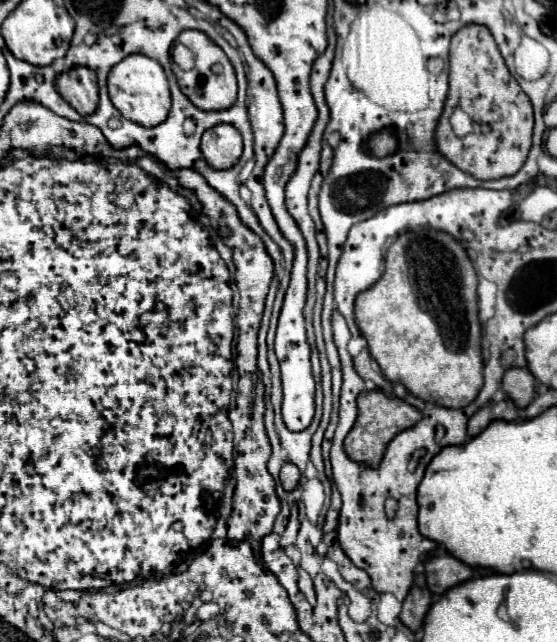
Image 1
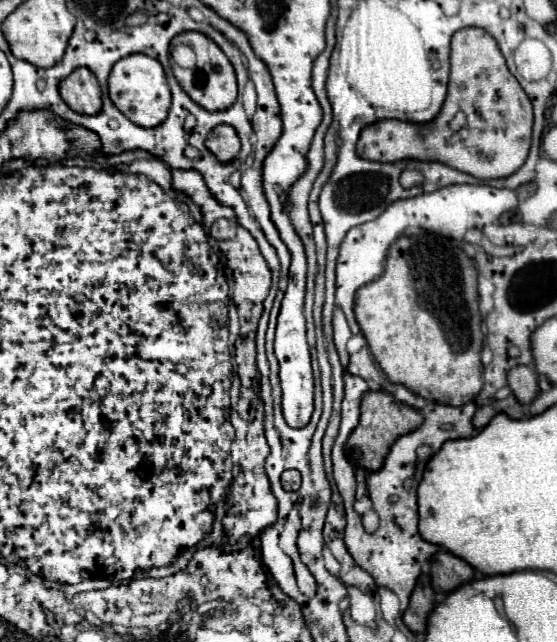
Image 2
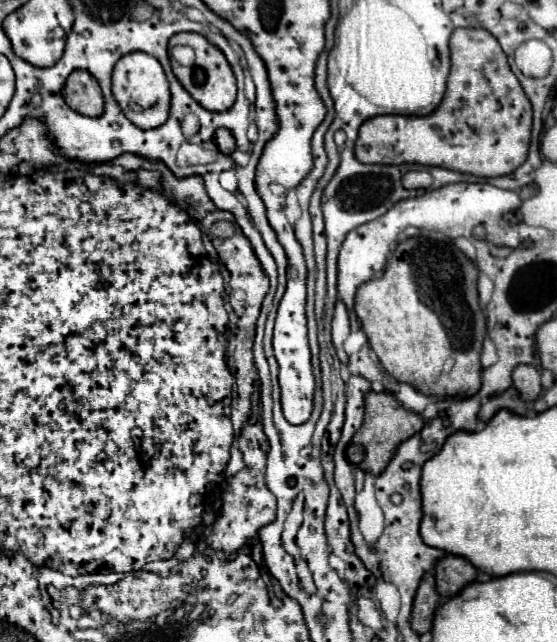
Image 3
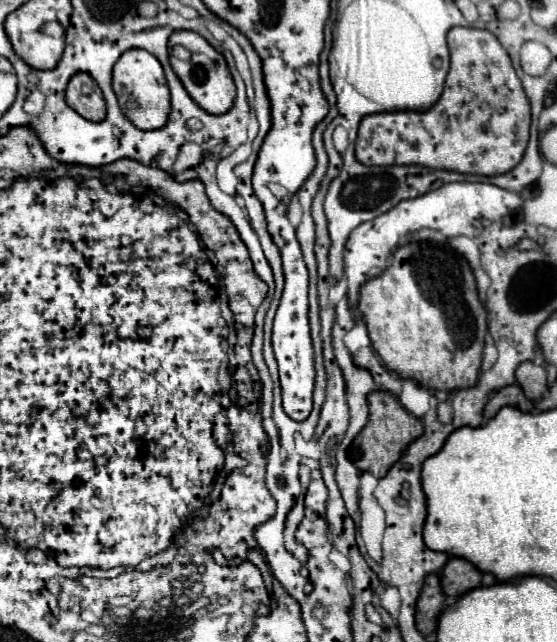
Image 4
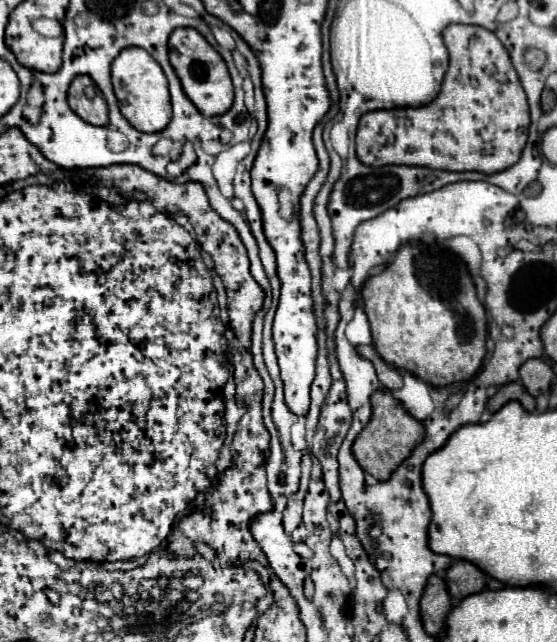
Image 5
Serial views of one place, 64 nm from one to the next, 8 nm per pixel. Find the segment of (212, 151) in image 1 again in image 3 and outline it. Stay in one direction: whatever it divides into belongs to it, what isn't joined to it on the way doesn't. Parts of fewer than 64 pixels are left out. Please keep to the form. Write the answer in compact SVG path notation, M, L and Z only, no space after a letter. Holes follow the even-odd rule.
M220 128L220 130L216 132L216 144L218 144L218 148L220 148L224 154L232 154L232 152L236 150L236 144L234 144L234 140L232 140L232 134L230 134L226 128Z

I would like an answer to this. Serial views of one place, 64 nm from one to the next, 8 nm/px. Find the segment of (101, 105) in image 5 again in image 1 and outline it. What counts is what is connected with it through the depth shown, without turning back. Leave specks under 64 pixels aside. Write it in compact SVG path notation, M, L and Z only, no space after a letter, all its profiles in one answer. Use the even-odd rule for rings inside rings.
M76 66L62 72L56 80L60 96L82 116L88 116L98 106L98 80L90 68Z

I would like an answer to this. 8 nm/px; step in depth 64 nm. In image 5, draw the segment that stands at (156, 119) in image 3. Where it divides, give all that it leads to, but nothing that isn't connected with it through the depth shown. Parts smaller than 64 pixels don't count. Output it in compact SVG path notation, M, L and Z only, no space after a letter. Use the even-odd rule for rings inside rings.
M124 48L112 62L112 84L114 94L120 104L120 112L124 118L140 132L162 132L170 118L172 118L172 106L170 106L170 92L168 92L168 80L160 68L160 64L144 50L144 48Z

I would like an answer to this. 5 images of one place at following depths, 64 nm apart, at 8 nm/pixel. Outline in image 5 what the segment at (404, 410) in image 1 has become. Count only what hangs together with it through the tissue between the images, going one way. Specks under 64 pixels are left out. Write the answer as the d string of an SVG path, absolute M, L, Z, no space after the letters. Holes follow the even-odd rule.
M376 390L372 394L372 418L368 426L358 434L352 450L364 472L372 474L378 480L386 480L398 468L398 464L412 454L412 448L418 446L422 438L424 424L410 416L390 390Z

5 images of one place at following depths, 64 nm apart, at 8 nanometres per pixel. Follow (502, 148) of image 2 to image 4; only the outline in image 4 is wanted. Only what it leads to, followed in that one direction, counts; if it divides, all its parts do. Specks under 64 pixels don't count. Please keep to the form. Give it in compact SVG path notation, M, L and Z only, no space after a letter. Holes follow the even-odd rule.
M450 28L446 40L452 64L440 100L424 112L364 116L356 138L356 158L362 164L418 164L434 170L496 176L522 160L530 130L530 102L508 52L492 32L480 28Z

